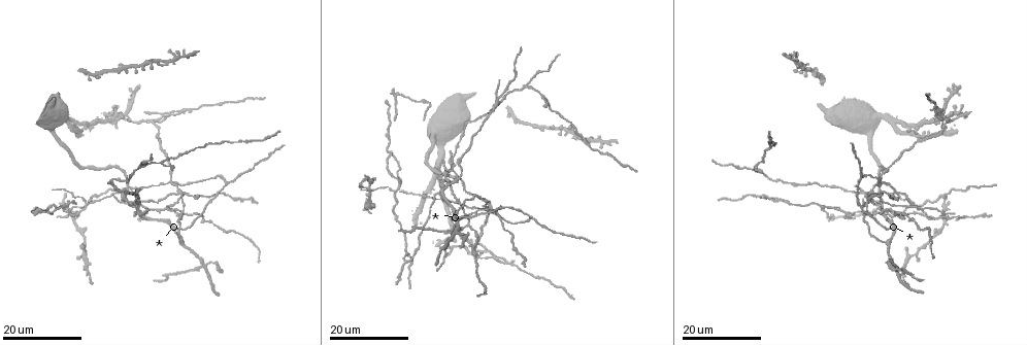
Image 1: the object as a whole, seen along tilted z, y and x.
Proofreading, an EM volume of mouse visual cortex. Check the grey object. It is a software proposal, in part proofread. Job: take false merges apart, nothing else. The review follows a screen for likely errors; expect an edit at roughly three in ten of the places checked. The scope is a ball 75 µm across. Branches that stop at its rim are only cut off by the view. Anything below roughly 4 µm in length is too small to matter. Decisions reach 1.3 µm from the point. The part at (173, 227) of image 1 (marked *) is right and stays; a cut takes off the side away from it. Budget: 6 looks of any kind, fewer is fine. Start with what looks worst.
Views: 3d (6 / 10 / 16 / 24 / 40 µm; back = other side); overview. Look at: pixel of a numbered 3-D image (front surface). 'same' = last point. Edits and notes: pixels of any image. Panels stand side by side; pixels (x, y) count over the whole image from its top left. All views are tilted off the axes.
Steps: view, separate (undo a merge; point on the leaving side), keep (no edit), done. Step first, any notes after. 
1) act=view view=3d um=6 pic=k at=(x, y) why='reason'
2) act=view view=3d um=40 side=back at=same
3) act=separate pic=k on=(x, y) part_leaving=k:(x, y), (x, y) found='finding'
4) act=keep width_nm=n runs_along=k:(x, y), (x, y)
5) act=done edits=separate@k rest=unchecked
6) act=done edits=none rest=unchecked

act=view view=3d um=16 pic=1 at=(226, 182) why='branch point'

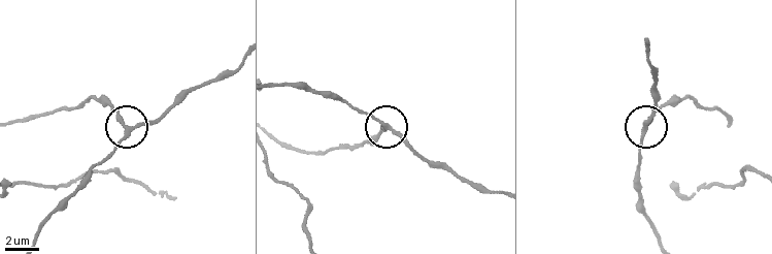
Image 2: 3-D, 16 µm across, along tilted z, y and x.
act=view view=3d um=6 pic=2 at=(385, 126)

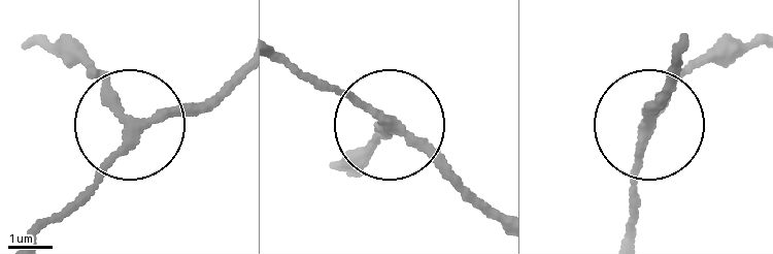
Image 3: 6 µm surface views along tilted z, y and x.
act=keep runs_along=3:(283, 57), (341, 87), (477, 198) found='all the same neuron'

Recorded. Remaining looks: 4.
act=view view=3d um=16 pic=1 at=(203, 268) why='four-way junction'

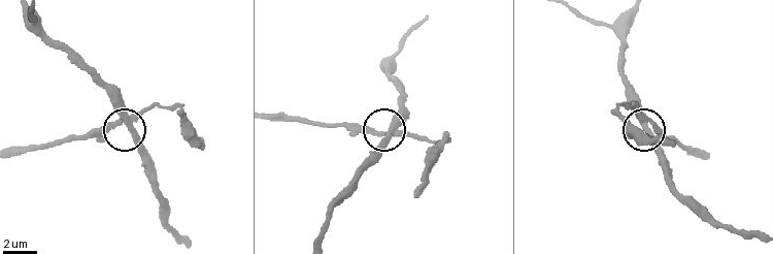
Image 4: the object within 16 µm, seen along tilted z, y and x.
act=view view=3d um=6 pic=4 at=(125, 119)

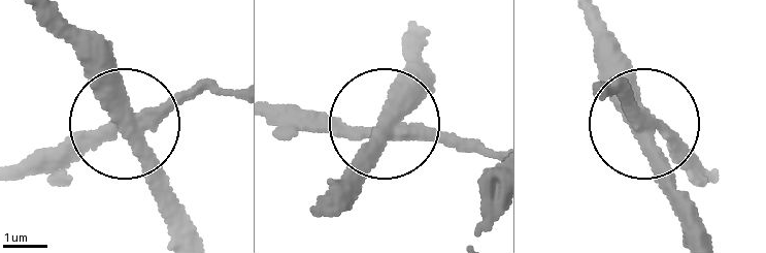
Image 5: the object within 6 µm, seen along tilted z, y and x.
act=separate pic=5 on=(190, 92) part_leaving=5:(131, 124), (17, 166) found='two neurons meet here'

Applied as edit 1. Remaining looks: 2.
act=done edits=separate@5 rest=unchecked

